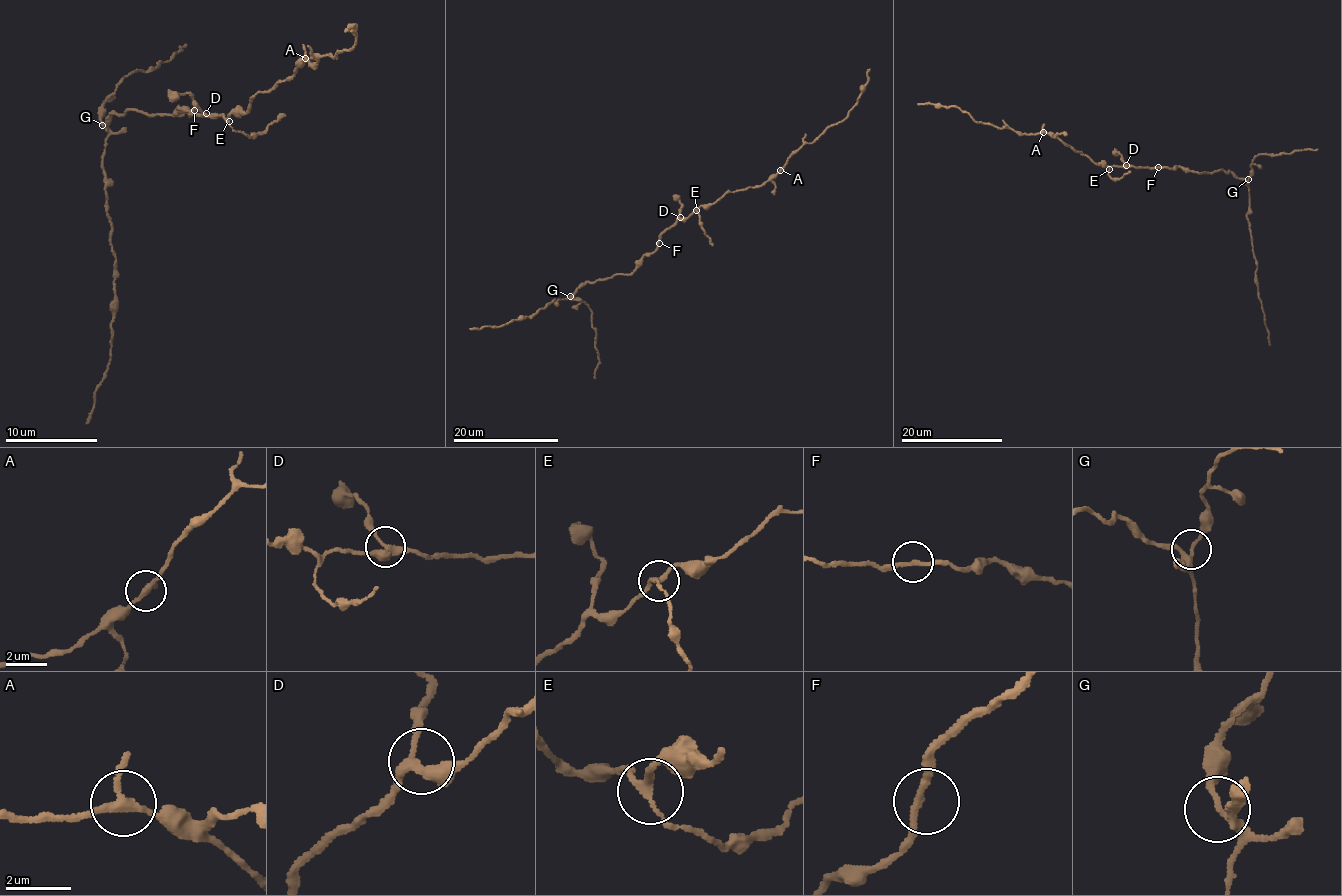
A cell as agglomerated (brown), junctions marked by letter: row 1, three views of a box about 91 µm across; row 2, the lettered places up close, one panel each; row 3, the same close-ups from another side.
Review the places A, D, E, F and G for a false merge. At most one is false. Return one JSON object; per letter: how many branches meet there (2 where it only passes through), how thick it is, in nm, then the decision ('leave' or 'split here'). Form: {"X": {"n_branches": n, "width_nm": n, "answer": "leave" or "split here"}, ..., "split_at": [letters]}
{"A": {"n_branches": 3, "width_nm": 220, "answer": "leave"}, "D": {"n_branches": 3, "width_nm": 280, "answer": "leave"}, "E": {"n_branches": 3, "width_nm": 170, "answer": "leave"}, "F": {"n_branches": 2, "width_nm": 190, "answer": "leave"}, "G": {"n_branches": 3, "width_nm": 180, "answer": "leave"}, "split_at": []}

